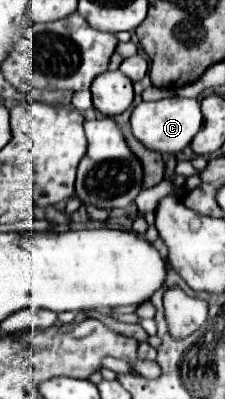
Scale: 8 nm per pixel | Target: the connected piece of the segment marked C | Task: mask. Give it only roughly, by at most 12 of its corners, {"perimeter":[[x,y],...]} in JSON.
{"perimeter":[[199,100],[141,102],[131,114],[145,148],[179,154],[203,124]]}

